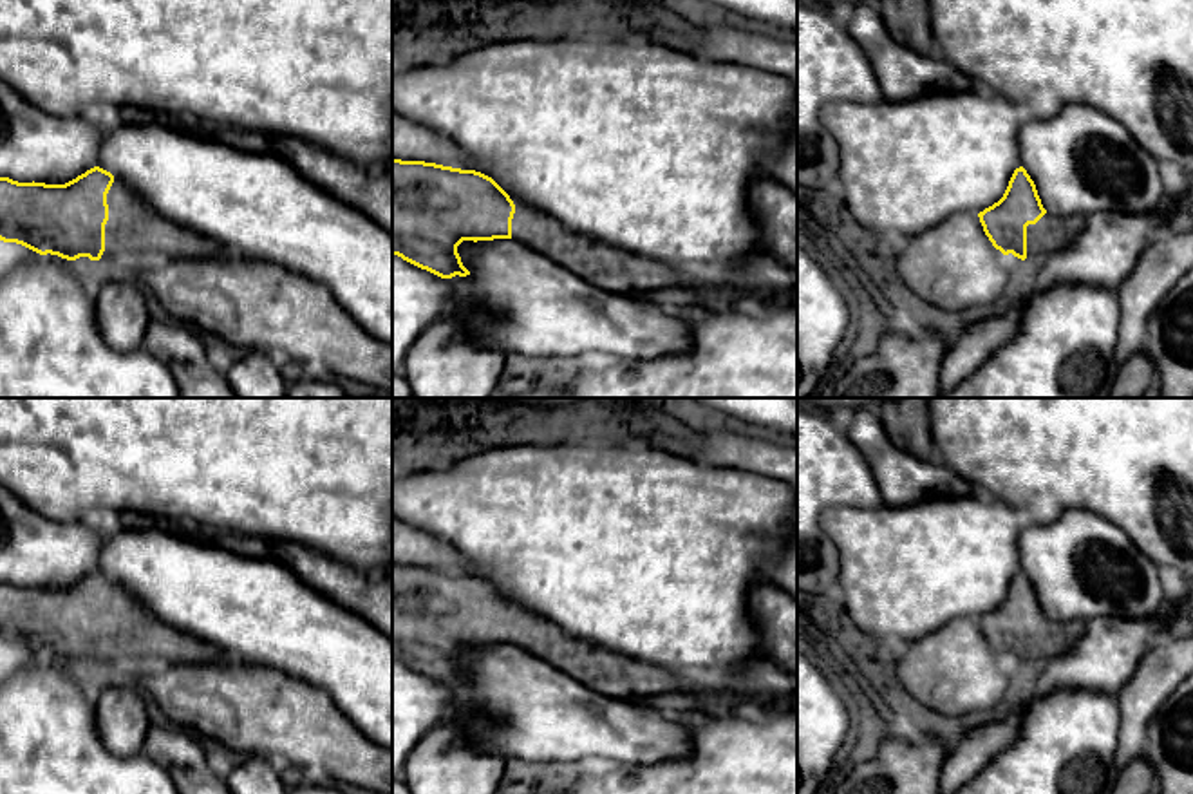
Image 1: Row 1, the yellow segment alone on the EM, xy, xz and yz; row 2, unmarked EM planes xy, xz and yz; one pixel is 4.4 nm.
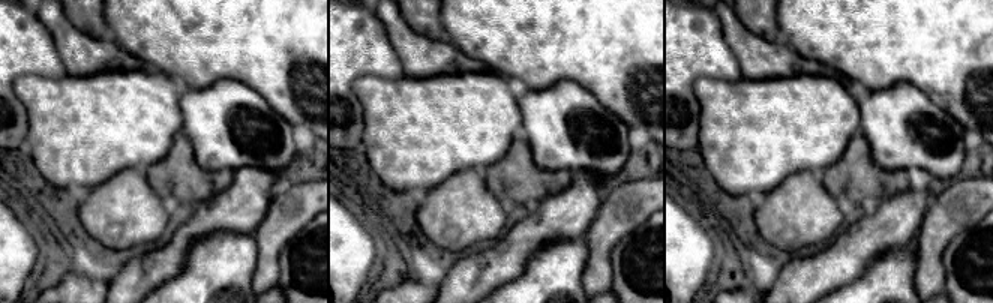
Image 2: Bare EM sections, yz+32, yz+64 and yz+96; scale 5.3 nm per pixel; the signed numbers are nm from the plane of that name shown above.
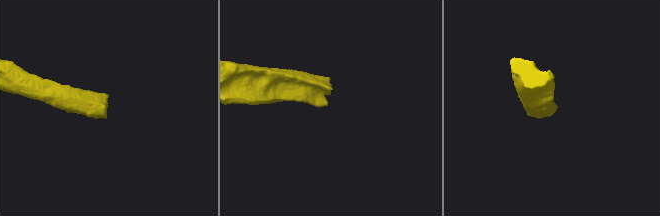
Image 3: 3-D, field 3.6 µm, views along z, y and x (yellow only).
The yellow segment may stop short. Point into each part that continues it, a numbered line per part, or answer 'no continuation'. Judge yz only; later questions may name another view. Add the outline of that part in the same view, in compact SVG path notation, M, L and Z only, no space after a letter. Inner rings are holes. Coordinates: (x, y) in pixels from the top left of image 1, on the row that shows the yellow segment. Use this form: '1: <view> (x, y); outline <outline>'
1: yz (1051, 234); outline M1045 213L1036 224L1027 226L1027 259L1039 260L1068 246L1083 230L1081 215Z

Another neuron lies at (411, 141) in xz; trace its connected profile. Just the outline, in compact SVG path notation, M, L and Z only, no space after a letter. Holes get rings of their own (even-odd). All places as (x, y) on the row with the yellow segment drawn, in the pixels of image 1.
M392 110L392 159L470 170L472 159L436 130Z

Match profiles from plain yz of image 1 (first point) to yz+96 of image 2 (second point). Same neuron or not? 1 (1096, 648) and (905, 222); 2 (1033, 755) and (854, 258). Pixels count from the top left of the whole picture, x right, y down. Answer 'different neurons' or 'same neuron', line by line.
1: same neuron
2: different neurons

